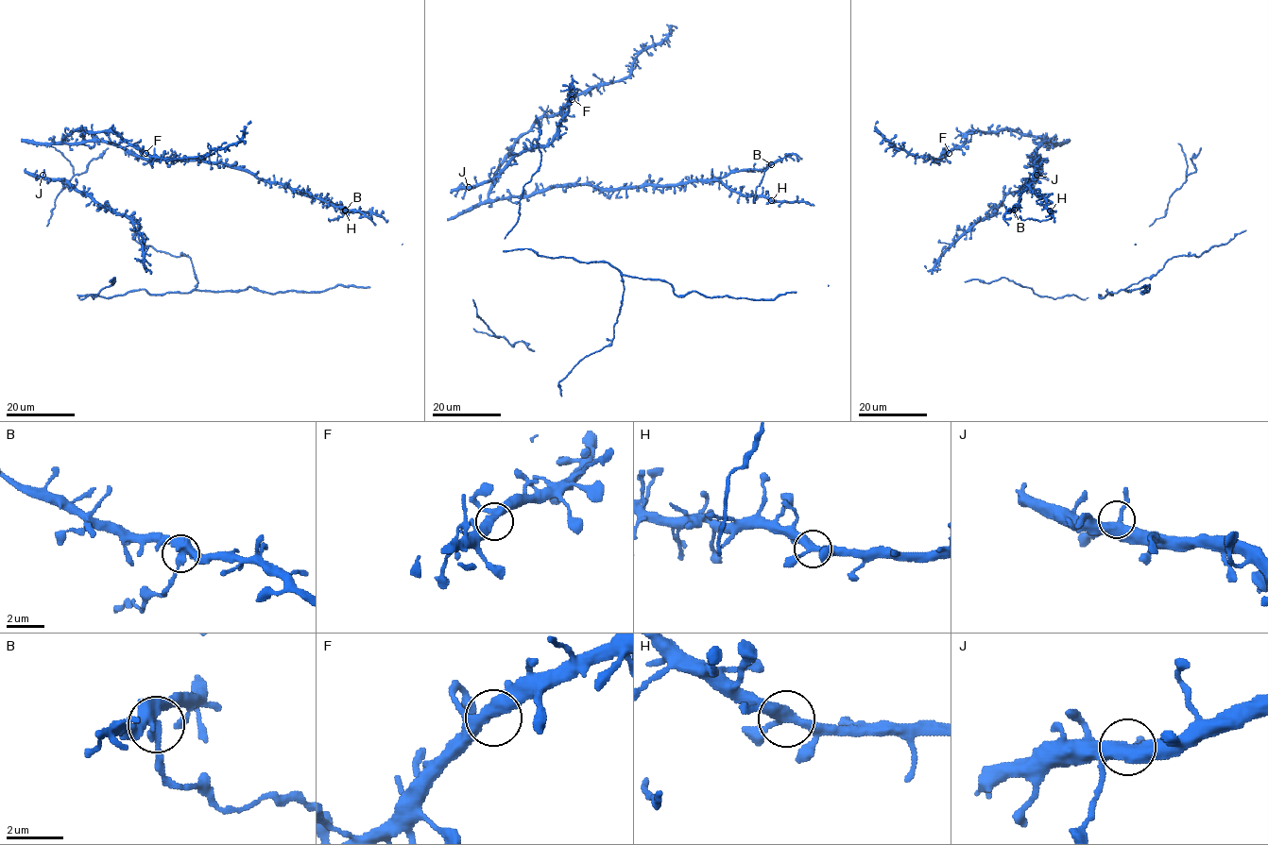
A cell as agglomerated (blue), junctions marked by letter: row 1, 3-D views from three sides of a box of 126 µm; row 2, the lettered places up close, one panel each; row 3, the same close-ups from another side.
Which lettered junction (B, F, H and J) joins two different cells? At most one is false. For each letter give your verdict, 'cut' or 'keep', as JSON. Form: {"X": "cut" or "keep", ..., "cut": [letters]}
{"B": "cut", "F": "keep", "H": "keep", "J": "keep", "cut": ["B"]}

